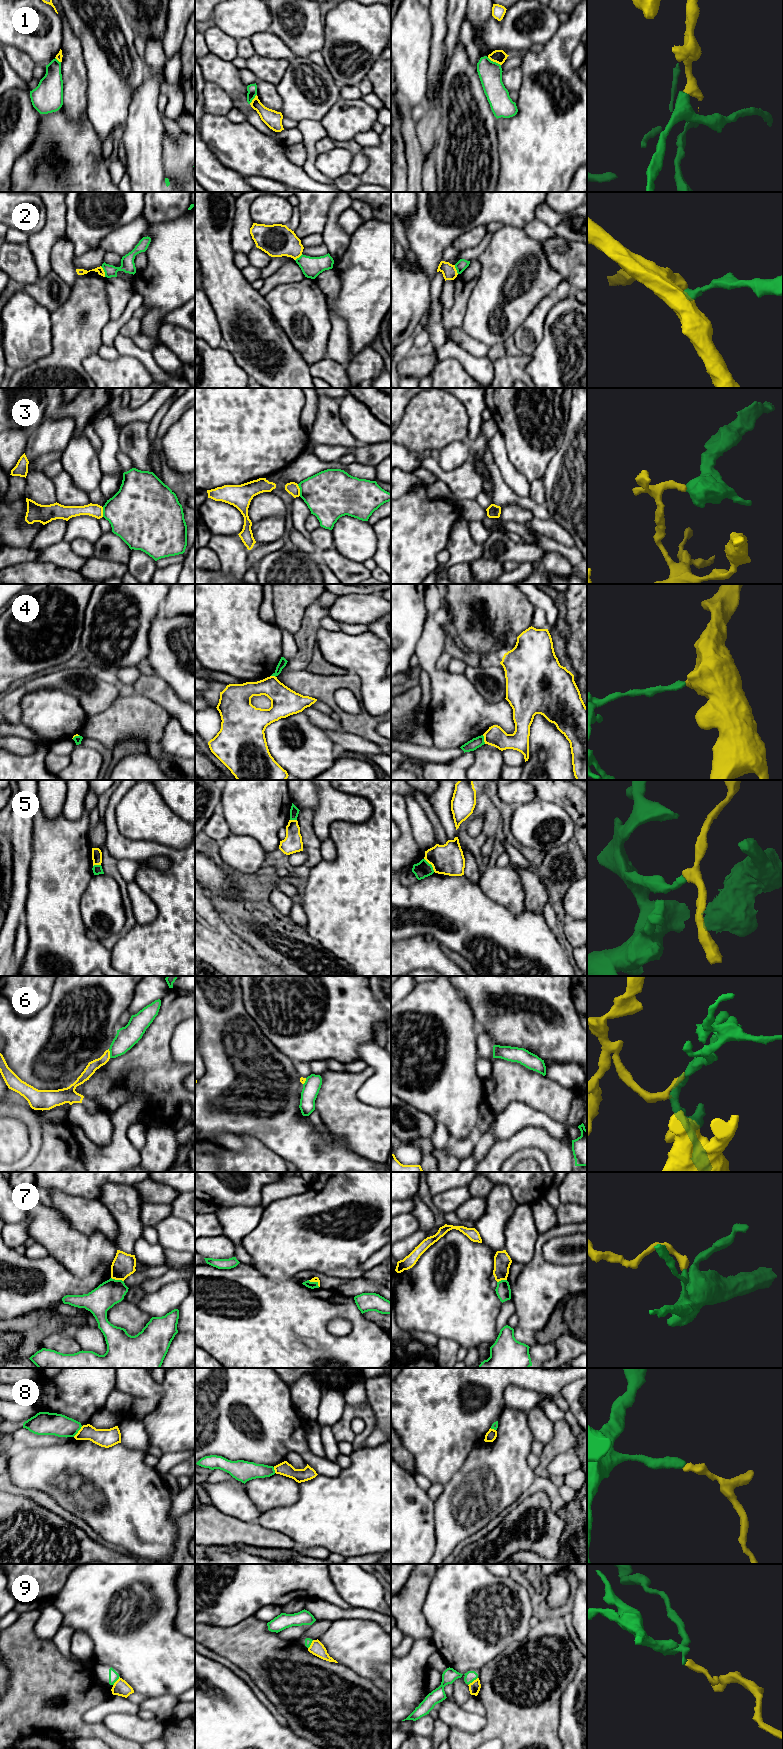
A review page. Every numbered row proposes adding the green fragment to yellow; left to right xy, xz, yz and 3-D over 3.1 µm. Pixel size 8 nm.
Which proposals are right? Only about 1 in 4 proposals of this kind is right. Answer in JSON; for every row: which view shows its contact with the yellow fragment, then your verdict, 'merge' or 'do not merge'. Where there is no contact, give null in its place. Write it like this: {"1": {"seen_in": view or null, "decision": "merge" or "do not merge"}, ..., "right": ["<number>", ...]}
{"1": {"seen_in": "yz", "decision": "do not merge"}, "2": {"seen_in": "xy", "decision": "do not merge"}, "3": {"seen_in": "xz", "decision": "do not merge"}, "4": {"seen_in": "yz", "decision": "do not merge"}, "5": {"seen_in": "yz", "decision": "do not merge"}, "6": {"seen_in": "xy", "decision": "do not merge"}, "7": {"seen_in": "xy", "decision": "do not merge"}, "8": {"seen_in": "xy", "decision": "do not merge"}, "9": {"seen_in": "yz", "decision": "do not merge"}, "right": []}

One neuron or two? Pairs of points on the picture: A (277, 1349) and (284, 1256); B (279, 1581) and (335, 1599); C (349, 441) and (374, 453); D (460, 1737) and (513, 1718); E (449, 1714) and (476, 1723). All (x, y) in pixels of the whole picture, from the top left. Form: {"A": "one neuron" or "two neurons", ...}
{"A": "two neurons", "B": "one neuron", "C": "two neurons", "D": "one neuron", "E": "one neuron"}

